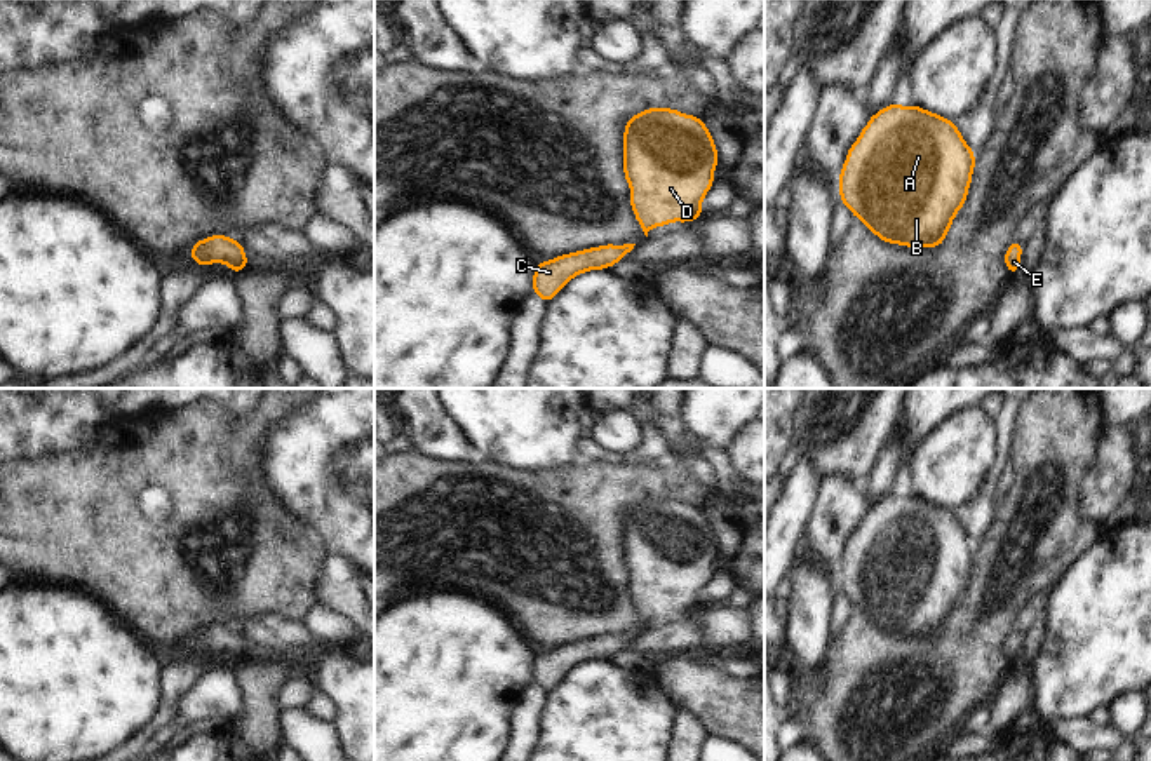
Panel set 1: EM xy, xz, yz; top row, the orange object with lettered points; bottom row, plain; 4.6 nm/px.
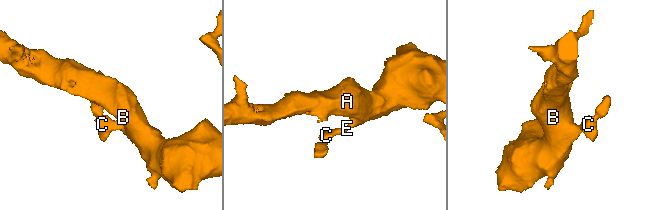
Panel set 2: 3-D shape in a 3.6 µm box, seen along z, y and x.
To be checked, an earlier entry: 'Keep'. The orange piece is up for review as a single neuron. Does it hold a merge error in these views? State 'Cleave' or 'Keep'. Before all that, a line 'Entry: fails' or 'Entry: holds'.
Entry: holds
Keep.

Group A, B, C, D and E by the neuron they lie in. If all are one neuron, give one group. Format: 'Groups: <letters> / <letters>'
Groups: A B C D E.

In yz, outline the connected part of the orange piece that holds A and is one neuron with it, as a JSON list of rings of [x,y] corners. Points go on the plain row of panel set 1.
[[[888,495],[874,503],[850,536],[838,568],[841,592],[883,632],[939,637],[965,596],[975,543],[954,512],[918,495]]]

